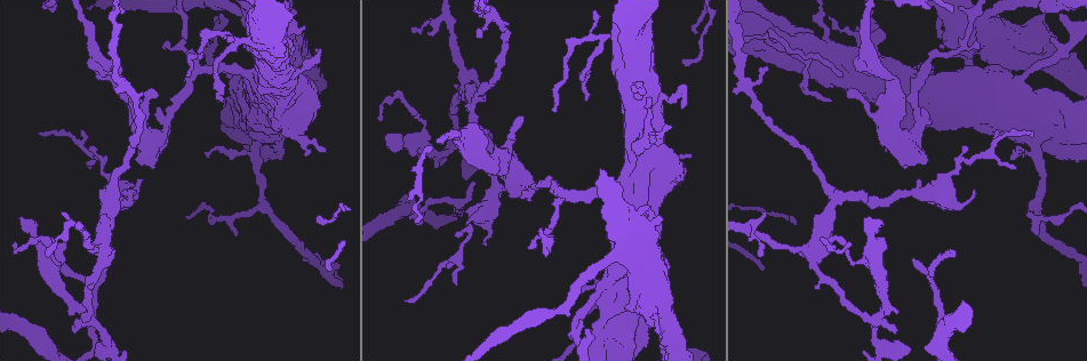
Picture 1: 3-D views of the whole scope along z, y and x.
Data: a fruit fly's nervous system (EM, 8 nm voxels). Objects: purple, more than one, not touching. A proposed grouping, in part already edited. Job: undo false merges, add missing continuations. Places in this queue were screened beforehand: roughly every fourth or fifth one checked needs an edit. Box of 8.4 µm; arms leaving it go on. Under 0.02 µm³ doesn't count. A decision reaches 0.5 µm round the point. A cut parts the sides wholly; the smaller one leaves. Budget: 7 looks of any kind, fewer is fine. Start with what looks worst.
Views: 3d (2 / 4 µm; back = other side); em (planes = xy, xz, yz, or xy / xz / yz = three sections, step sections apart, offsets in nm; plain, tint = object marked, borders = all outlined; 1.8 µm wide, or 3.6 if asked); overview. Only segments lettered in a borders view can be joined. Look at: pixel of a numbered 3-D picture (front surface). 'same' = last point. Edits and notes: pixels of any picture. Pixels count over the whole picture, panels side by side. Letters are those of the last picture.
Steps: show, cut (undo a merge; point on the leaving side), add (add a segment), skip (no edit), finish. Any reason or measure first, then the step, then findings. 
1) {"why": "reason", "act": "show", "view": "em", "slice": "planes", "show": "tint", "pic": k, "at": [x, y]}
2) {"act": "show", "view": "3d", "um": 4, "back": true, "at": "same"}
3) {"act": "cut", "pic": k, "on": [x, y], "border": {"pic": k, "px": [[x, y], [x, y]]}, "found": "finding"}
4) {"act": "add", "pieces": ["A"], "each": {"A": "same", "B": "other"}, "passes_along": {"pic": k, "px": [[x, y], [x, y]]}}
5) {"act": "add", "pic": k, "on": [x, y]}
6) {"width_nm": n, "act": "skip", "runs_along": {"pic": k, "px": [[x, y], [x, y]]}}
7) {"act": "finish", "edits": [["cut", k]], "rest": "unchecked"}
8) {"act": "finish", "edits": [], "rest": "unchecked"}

{"act": "show", "view": "3d", "um": 2, "pic": 1, "at": [89, 319]}

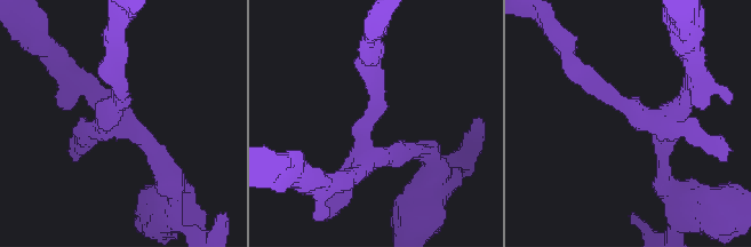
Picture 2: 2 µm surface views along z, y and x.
{"why": "shape alone is not enough", "act": "show", "view": "em", "slice": "planes", "show": "borders", "pic": 2, "at": [114, 114]}

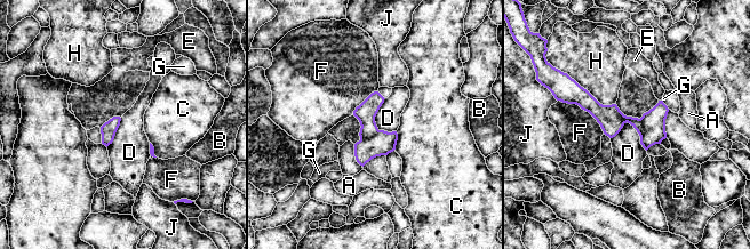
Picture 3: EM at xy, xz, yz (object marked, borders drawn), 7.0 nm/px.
{"act": "cut", "pic": 3, "on": [653, 122], "each": {"A": "other", "B": "other", "C": "other", "D": "other", "E": "other", "F": "other", "G": "other", "H": "other", "J": "other"}, "border": {"pic": 3, "px": [[639, 119], [643, 144]]}, "found": "a second neuron is stuck on"}

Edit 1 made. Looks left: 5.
{"why": "four arms meet", "act": "show", "view": "em", "um": 3.6, "slice": "xz", "step": 8, "show": "borders", "pic": 1, "at": [968, 45]}

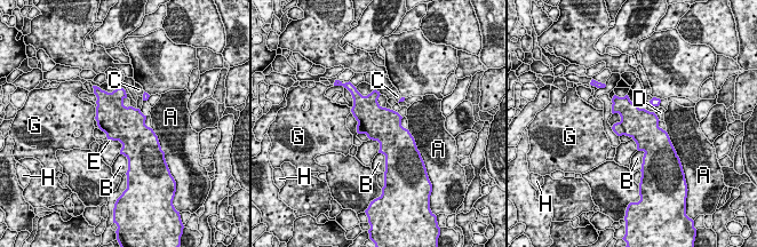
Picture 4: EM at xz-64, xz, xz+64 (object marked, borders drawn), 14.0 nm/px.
{"act": "cut", "pic": 4, "on": [639, 124], "each": {"A": "other", "B": "other", "C": "other", "D": "other", "E": "other", "G": "other", "H": "other"}, "found": "a second neuron is stuck on"}

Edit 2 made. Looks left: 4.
{"why": "redraw", "act": "show", "view": "overview"}

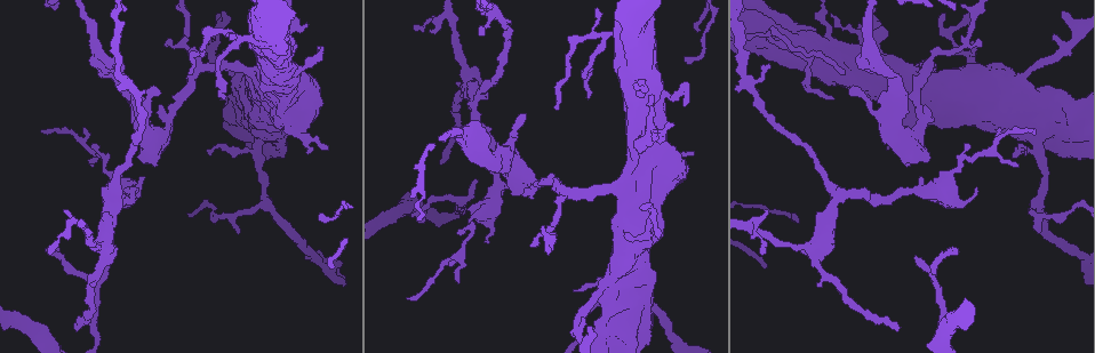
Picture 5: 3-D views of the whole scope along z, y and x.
{"why": "sharp bend", "act": "show", "view": "em", "um": 3.6, "slice": "xz", "step": 16, "show": "tint", "pic": 5, "at": [633, 136]}

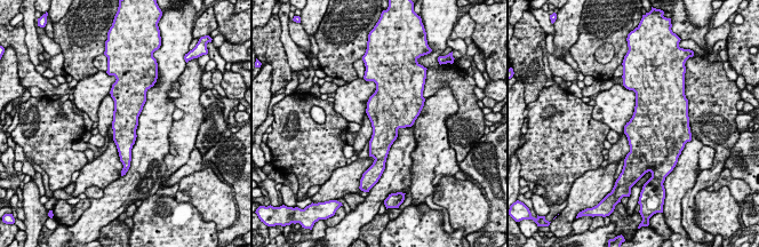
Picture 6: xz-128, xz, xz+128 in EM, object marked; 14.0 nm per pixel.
{"act": "show", "view": "em", "um": 3.6, "slice": "xz", "step": 16, "show": "borders", "at": "same"}

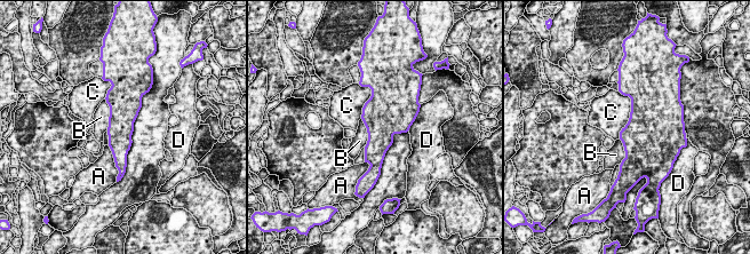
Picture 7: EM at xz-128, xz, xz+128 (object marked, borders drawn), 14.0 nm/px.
{"act": "skip", "each": {"A": "other", "B": "other", "C": "other", "D": "other"}, "border": {"pic": 7, "px": [[104, 98], [109, 106], [108, 131]]}, "found": "one neuron here"}

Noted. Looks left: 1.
{"act": "finish", "edits": [["cut", 3], ["cut", 4]], "rest": "unchecked"}

